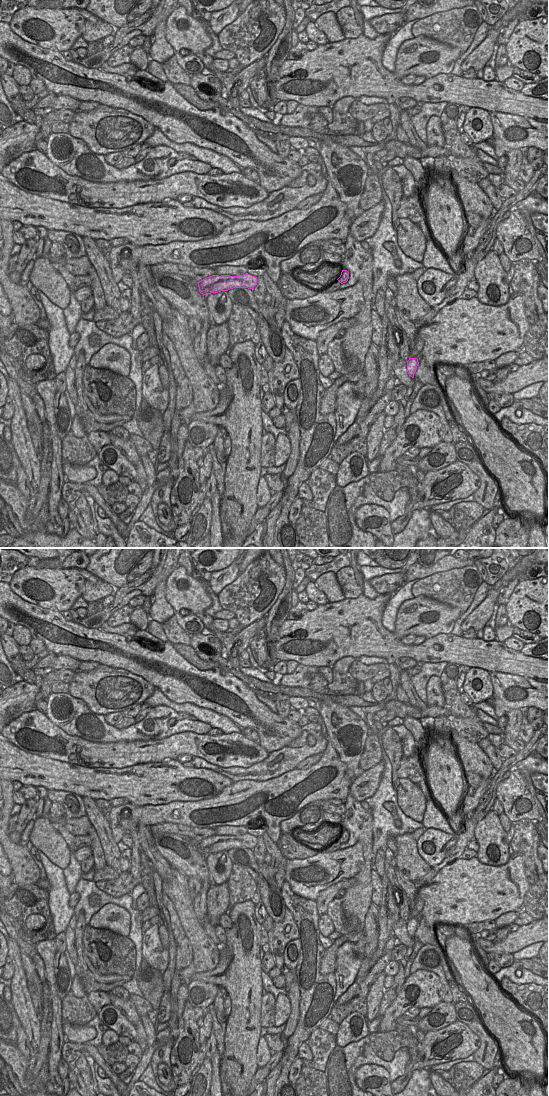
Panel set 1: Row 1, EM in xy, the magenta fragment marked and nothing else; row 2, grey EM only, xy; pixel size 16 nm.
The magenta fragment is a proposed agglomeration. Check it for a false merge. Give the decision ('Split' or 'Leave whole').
Leave whole

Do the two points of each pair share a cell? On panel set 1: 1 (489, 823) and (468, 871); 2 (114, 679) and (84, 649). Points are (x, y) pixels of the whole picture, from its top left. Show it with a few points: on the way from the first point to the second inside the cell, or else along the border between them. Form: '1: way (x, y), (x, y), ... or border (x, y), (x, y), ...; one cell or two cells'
1: border (476, 856), (482, 863), (498, 865); two cells
2: border (100, 664), (123, 669); two cells

